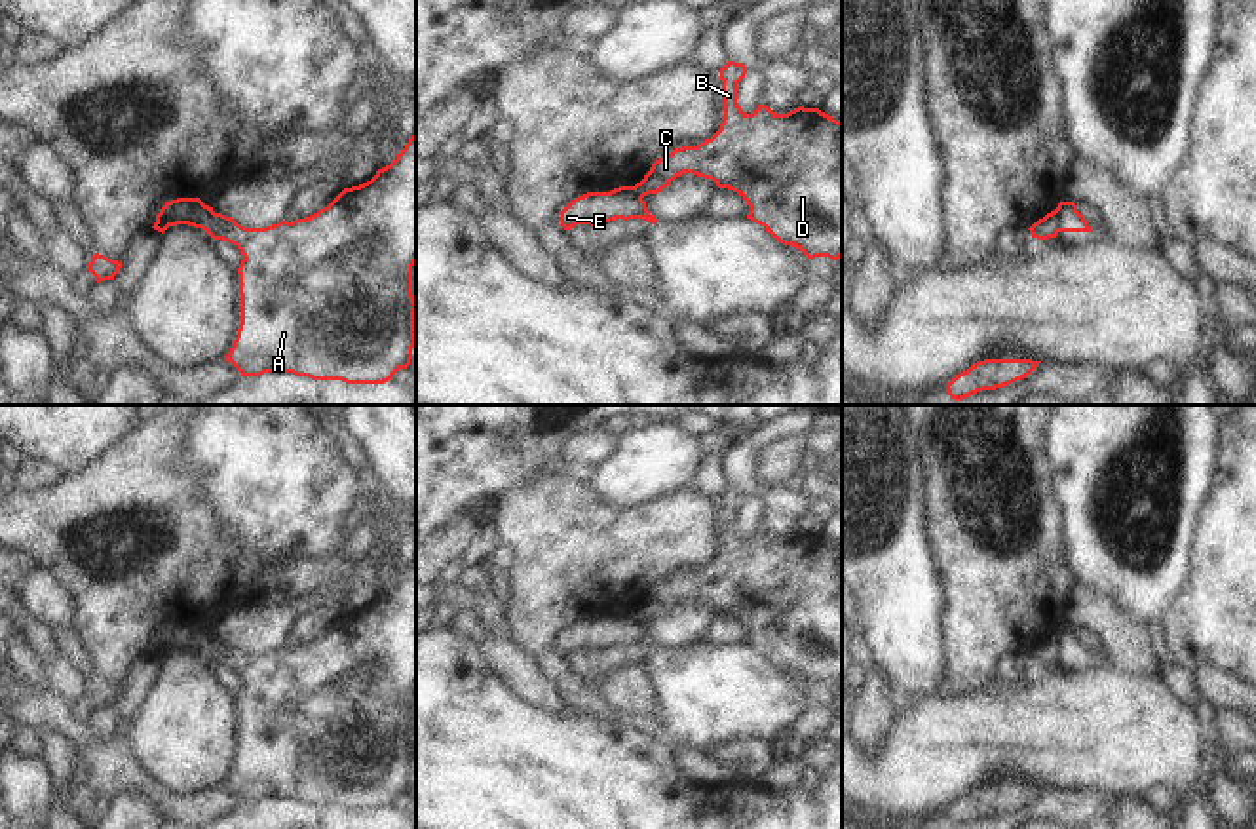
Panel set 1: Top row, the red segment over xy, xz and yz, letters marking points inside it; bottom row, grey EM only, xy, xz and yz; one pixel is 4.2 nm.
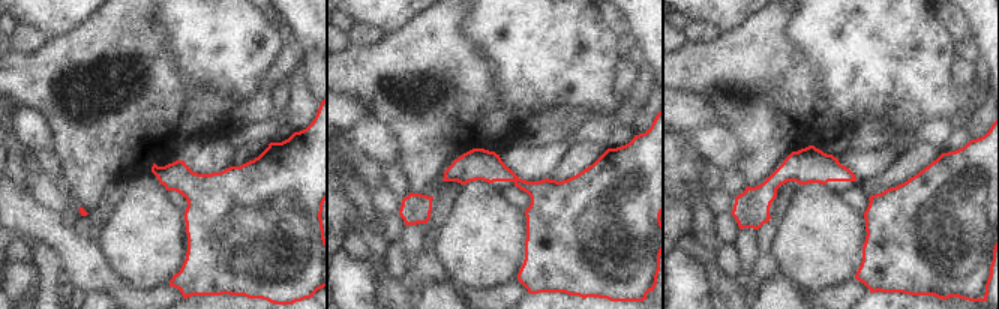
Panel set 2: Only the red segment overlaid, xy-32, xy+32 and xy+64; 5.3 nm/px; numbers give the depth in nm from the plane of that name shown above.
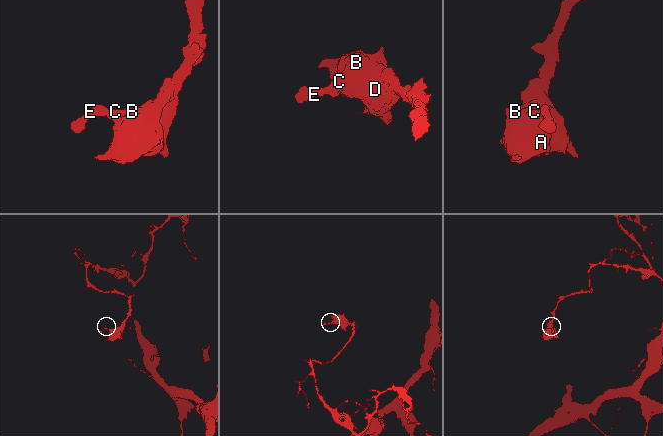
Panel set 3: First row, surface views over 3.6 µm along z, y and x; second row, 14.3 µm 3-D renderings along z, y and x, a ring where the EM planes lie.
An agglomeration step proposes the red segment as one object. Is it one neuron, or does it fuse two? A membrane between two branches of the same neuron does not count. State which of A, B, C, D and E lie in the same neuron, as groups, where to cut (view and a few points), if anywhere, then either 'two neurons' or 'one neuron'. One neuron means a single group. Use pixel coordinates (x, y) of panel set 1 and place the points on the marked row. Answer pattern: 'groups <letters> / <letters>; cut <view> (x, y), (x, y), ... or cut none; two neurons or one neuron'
groups A B C D / E; cut yz (1053, 212), (1059, 231); two neurons

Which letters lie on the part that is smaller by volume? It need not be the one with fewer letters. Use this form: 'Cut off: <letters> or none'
Cut off: E.

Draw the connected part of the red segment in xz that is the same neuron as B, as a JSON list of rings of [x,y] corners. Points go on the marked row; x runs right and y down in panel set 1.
[[[735,61],[720,68],[724,116],[711,139],[697,146],[675,148],[656,160],[640,183],[627,188],[644,198],[661,192],[684,173],[711,179],[718,188],[737,192],[751,207],[747,219],[764,226],[779,243],[800,249],[808,259],[838,260],[842,257],[842,122],[819,108],[804,106],[775,114],[762,103],[752,114],[745,114],[737,103],[745,74],[747,67]]]

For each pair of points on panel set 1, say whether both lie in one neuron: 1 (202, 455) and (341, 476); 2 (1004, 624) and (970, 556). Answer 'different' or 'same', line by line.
1: same
2: same

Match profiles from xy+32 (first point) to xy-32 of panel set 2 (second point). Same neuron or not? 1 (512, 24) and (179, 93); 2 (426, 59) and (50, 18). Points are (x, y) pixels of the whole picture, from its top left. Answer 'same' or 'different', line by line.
1: different
2: different

